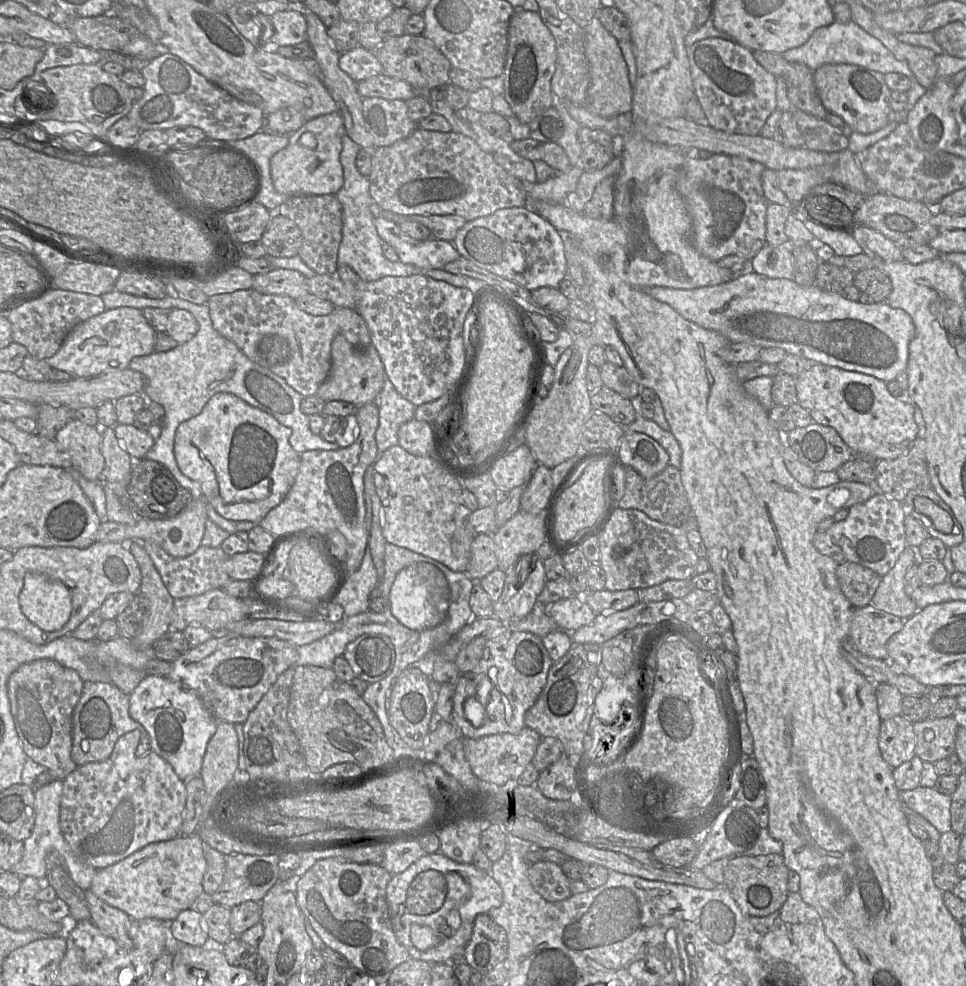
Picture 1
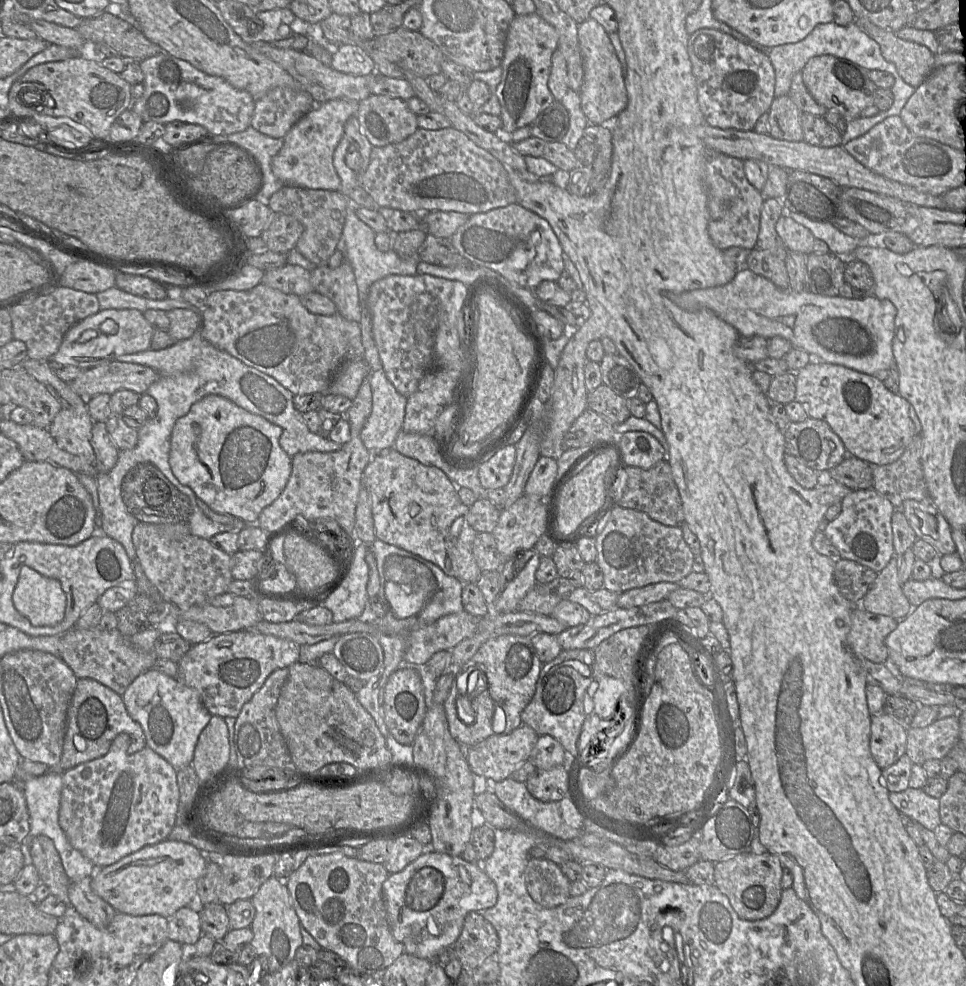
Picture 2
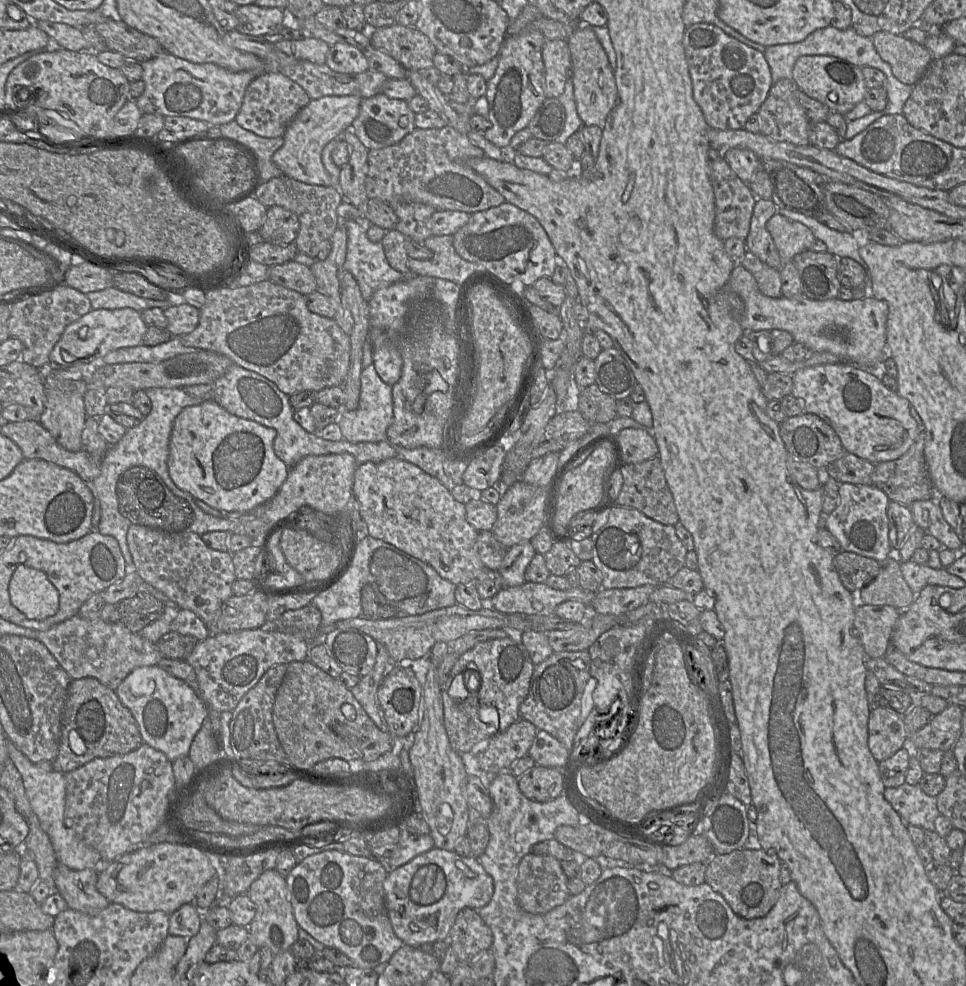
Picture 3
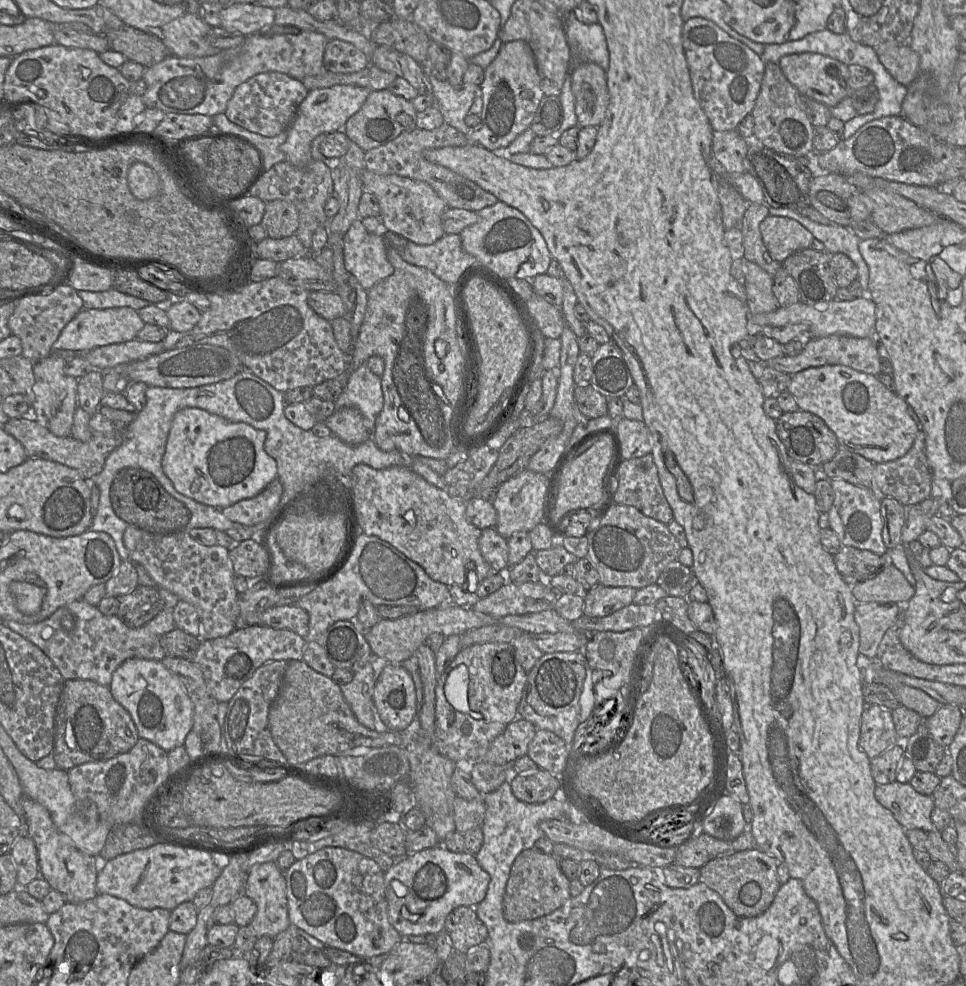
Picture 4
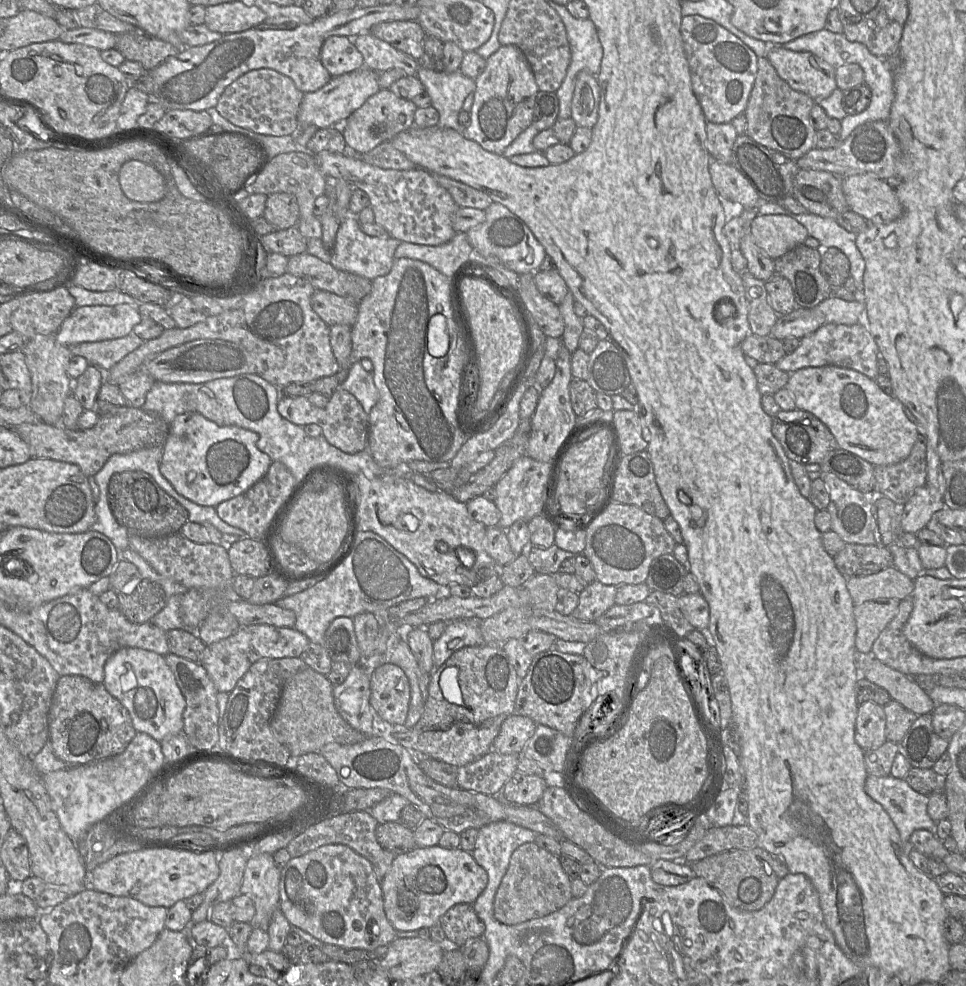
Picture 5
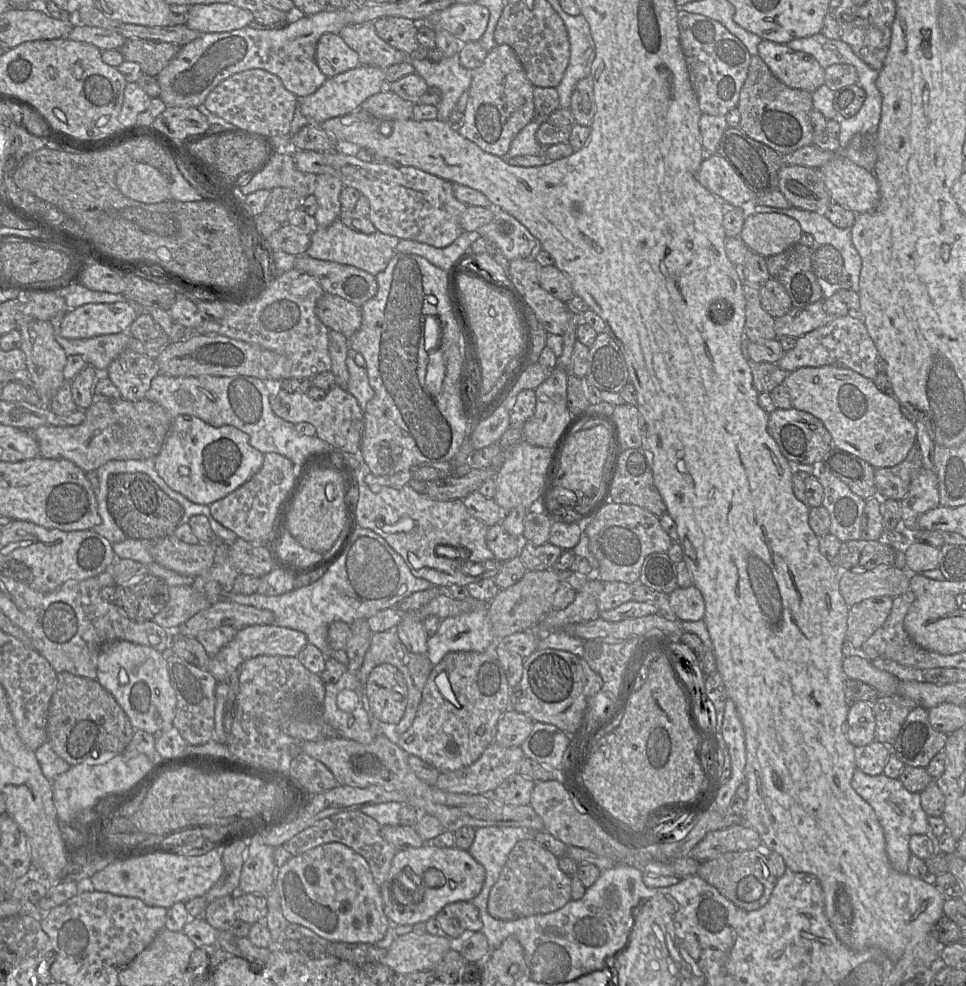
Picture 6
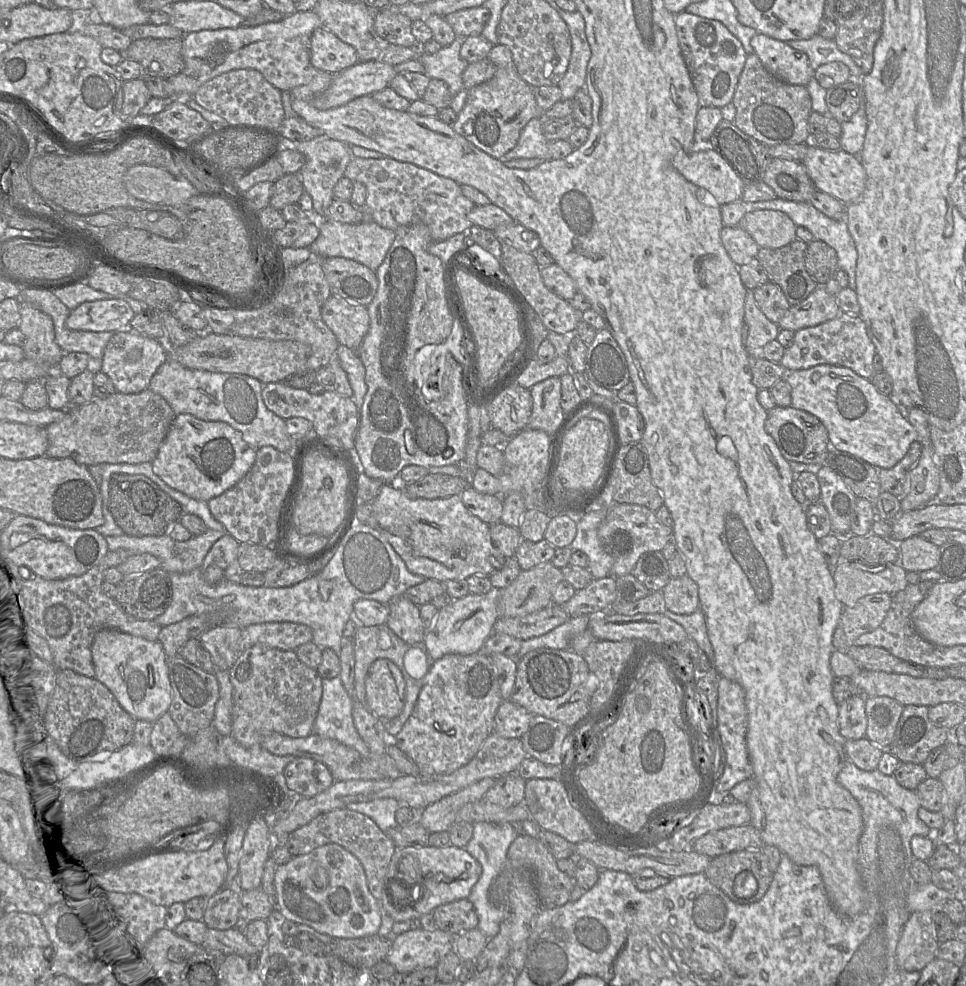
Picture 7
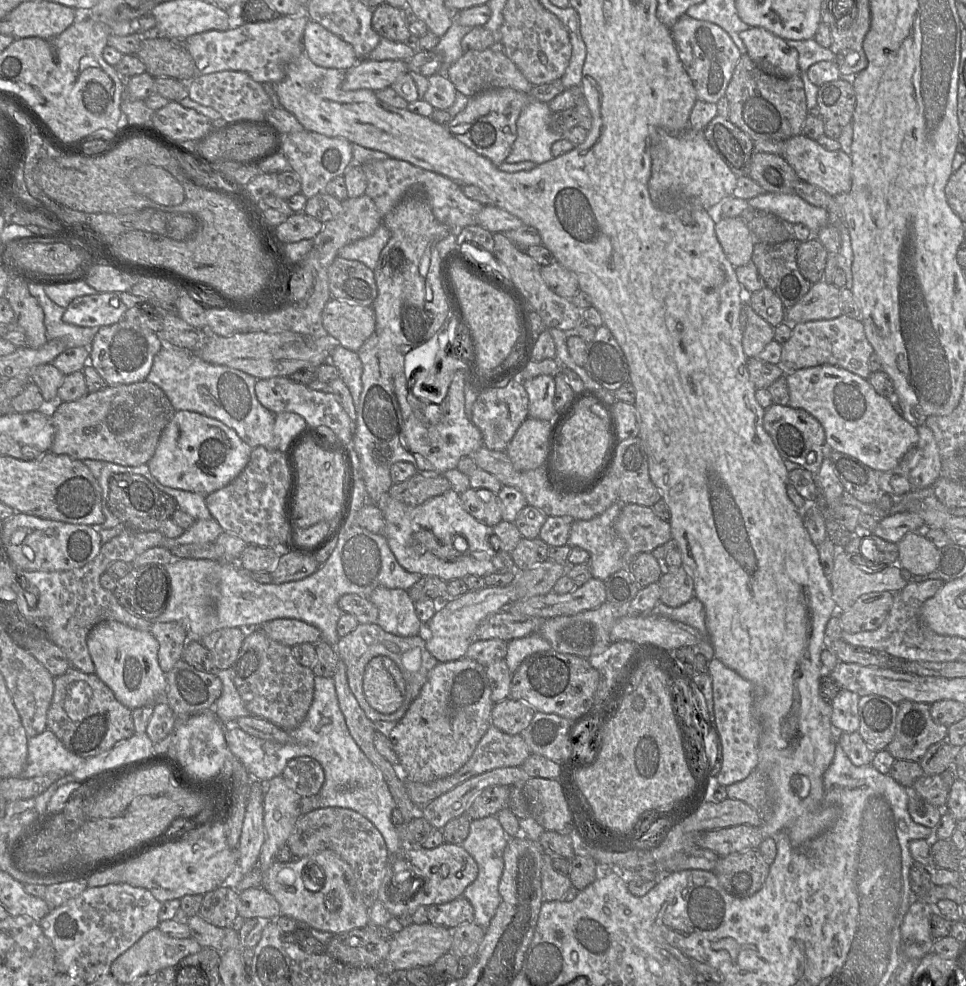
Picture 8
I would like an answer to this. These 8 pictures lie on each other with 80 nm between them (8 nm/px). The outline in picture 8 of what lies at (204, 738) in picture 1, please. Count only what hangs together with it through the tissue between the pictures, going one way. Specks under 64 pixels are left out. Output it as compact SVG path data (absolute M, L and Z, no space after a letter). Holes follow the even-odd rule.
M104 621L89 632L87 646L95 674L123 705L133 710L145 705L168 703L166 673L158 662L159 643L150 632L136 630L117 621Z

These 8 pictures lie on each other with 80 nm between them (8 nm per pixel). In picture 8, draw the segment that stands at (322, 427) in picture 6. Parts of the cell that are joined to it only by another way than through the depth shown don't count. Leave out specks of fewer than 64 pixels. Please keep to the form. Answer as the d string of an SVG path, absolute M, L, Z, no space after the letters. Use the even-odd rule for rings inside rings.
M279 376L257 380L255 394L262 406L273 414L282 412L296 413L304 418L307 426L312 427L312 431L320 434L317 428L326 426L333 431L336 439L343 445L347 447L352 445L355 422L350 419L332 393L315 391L307 385L291 380L289 377Z

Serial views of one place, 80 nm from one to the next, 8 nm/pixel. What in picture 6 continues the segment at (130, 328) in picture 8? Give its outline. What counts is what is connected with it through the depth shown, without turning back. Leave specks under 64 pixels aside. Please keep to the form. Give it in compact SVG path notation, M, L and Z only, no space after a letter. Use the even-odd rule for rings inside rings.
M132 349L123 351L103 373L117 387L121 398L139 401L145 398L152 379L159 374L156 359Z

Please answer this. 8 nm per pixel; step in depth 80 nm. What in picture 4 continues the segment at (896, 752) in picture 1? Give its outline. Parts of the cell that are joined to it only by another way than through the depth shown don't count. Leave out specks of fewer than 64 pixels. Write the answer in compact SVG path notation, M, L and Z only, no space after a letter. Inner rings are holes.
M876 704L866 705L860 721L859 746L870 759L900 742L892 719L892 710Z

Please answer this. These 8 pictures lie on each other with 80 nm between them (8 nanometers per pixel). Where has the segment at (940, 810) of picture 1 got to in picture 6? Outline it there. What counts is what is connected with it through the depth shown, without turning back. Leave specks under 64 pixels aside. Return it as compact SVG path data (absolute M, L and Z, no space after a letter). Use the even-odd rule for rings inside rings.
M858 768L854 771L851 786L873 808L883 828L886 853L891 866L900 873L908 873L910 837L914 834L935 837L928 823L928 815L921 807L920 793L908 791L898 778L890 778L884 773L868 775Z

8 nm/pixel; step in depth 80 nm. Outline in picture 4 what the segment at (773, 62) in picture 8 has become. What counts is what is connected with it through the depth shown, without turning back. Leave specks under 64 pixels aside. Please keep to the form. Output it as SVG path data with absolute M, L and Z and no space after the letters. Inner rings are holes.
M814 52L789 54L781 57L778 66L801 95L823 103L828 108L836 106L850 95L848 66L834 58Z

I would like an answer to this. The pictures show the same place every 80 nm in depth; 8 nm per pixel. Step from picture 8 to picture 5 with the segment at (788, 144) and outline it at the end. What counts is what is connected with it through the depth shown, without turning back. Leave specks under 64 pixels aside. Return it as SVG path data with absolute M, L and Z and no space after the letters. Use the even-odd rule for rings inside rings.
M857 174L842 178L842 189L851 211L863 216L867 222L886 224L900 218L904 209L894 187L872 174Z

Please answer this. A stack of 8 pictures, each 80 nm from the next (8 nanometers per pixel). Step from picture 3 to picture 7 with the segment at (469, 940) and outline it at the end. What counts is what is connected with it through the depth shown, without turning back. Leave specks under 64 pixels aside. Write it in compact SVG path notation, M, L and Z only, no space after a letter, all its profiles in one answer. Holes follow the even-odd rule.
M468 899L441 905L432 914L437 928L453 936L478 928L477 913Z

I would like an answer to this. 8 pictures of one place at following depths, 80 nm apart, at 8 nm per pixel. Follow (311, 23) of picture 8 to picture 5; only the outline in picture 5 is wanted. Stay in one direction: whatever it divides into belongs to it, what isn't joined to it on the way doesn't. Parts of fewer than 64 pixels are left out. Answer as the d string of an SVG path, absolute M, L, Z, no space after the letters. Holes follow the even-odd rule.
M330 36L321 48L320 60L332 77L338 77L364 67L362 54L355 47L352 38Z

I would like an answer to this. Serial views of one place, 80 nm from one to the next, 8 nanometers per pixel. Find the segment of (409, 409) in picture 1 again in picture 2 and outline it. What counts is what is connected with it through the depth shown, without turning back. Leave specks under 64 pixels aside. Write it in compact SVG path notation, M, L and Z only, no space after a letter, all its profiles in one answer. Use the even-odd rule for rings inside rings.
M383 369L370 371L368 380L371 387L372 409L360 435L363 444L373 455L393 448L397 434L402 430L407 398L394 388Z

